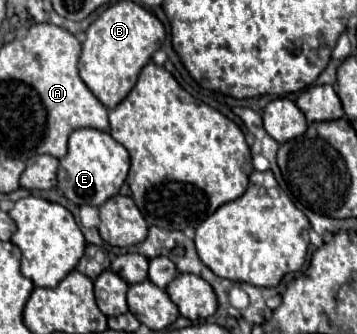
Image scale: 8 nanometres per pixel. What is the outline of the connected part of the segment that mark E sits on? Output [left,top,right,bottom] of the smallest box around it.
[58,129,130,207]

